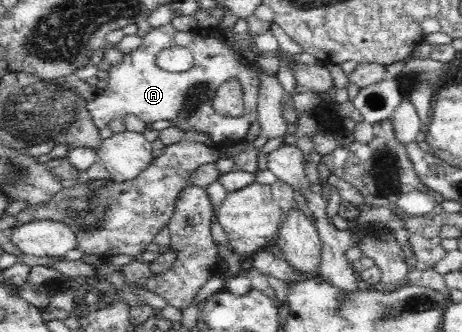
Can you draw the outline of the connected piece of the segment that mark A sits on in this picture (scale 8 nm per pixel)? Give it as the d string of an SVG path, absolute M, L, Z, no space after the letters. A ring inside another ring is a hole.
M167 24L150 30L142 37L141 45L135 51L125 54L119 63L109 67L106 85L98 91L95 98L86 100L87 111L94 119L95 126L101 130L107 128L110 121L121 120L124 115L135 115L146 125L167 119L171 122L171 127L181 127L185 131L189 131L189 129L203 131L203 133L211 135L211 139L215 143L237 143L239 139L244 139L251 125L258 121L257 105L260 79L255 76L255 72L251 71L251 66L249 66L251 57L242 51L234 51L227 43L226 38L227 35L224 36L217 27L197 28L185 32L178 31L171 24ZM174 45L189 48L193 52L193 67L189 71L169 73L157 66L155 59L157 59L158 53ZM231 78L237 78L243 86L244 112L241 117L224 117L224 115L217 113L212 106L219 86Z

